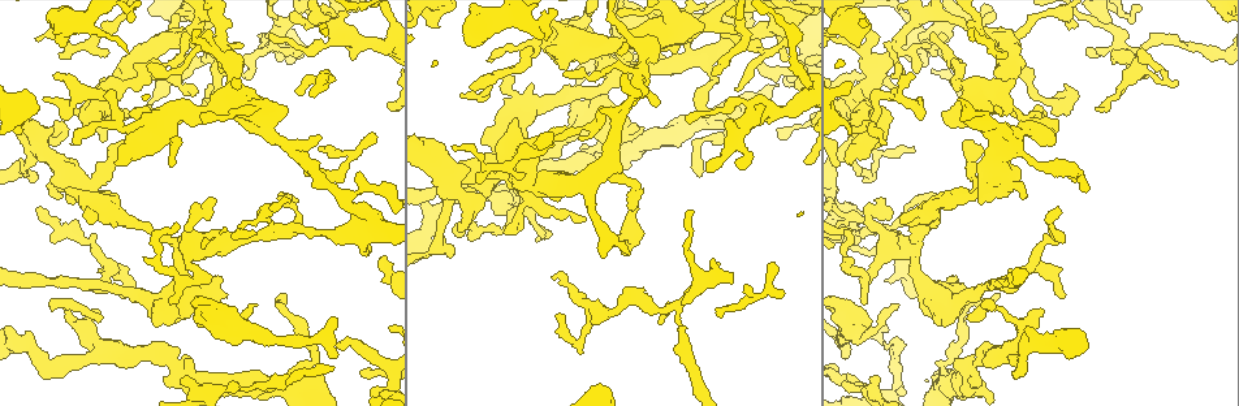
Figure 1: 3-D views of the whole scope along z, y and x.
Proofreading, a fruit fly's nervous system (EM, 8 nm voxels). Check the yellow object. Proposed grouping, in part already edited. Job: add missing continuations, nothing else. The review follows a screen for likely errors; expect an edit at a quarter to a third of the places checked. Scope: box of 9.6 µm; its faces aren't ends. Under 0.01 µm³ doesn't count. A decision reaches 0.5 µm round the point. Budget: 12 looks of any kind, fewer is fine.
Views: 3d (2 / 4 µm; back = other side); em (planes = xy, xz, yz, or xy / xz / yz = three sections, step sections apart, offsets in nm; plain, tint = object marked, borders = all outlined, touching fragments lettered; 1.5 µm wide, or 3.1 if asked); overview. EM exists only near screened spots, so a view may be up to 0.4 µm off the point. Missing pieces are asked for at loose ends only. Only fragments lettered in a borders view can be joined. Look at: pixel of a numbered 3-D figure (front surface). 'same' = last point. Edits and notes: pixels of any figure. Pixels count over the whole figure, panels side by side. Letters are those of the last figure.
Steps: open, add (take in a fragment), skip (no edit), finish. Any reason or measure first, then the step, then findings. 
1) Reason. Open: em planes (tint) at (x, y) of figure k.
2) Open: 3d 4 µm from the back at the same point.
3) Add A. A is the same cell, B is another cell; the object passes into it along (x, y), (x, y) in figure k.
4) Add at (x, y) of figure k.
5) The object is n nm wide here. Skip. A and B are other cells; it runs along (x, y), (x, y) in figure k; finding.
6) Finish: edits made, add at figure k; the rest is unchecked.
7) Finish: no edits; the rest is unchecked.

Branch stops here. Open: 3d 2 µm at (999, 296) of figure 1.

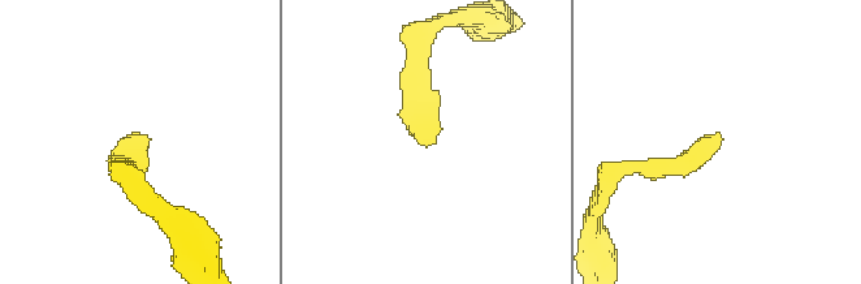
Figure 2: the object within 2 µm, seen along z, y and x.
Open: em planes (borders) at (427, 147) of figure 2.

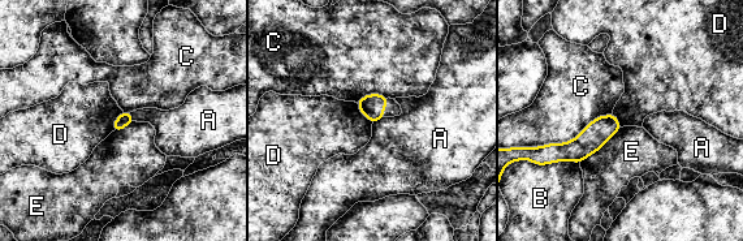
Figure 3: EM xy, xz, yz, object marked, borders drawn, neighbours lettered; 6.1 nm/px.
Skip. A, B, C, D and E are other cells; a border runs along (384, 116), (374, 123) in figure 3; no lettered fragment goes on from it.

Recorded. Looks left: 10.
Branch stops here. Open: em xz step 8 (tint) at (1100, 109) of figure 1.

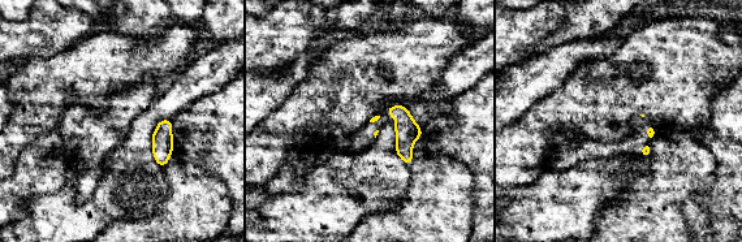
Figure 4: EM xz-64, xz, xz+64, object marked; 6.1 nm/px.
Cut it another way. Open: em planes (borders) at the same point.

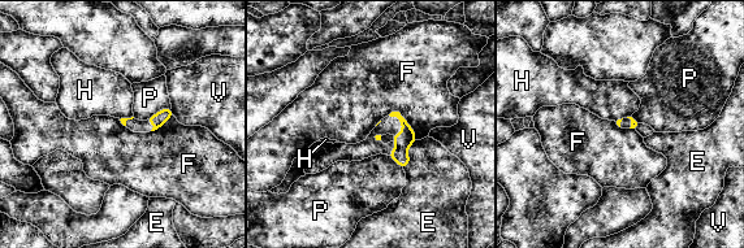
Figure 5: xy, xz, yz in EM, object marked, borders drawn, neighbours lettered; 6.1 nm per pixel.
Skip. E, F, H, P and V are other cells; a border runs along (388, 114), (398, 112), (418, 139) in figure 5; none of them fits.

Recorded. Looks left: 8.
An open end. Open: 3d 2 µm at (1041, 316) of figure 1.

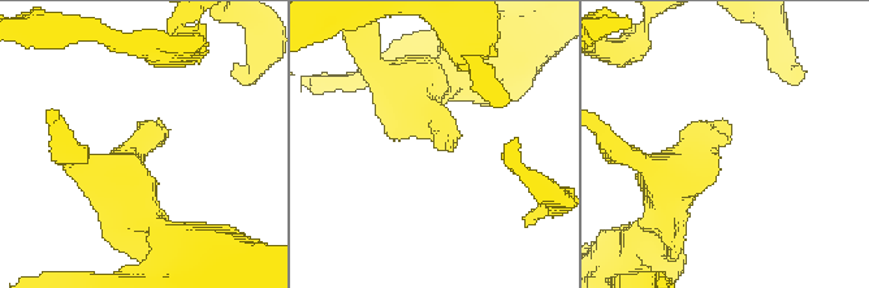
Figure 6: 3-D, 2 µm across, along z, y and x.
Need the tissue. Open: em planes (borders) at (728, 141) of figure 6.

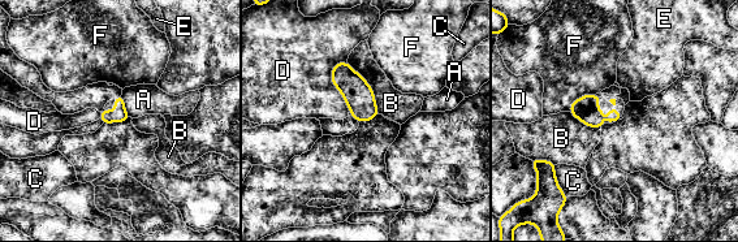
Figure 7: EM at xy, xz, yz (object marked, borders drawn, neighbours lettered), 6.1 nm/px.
The longest contact is with B, 380 nm. Skip. A, B, C, D, E and F are other cells; a border runs along (121, 94), (124, 108), (129, 116) in figure 7; no lettered fragment goes on from it.

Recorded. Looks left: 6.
Open: 3d 4 µm from the back at (1027, 194) of figure 1.

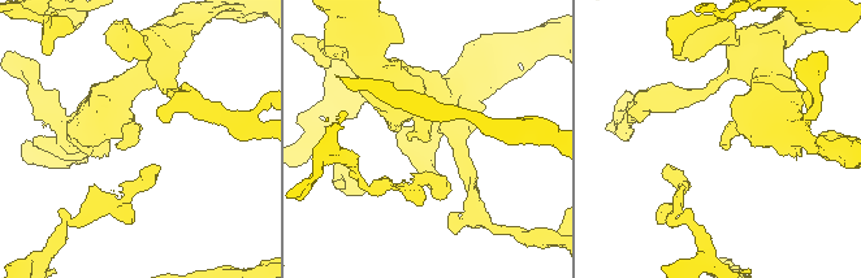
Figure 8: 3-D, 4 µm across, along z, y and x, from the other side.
Need the tissue. Open: em planes (borders) at (722, 148) of figure 8.

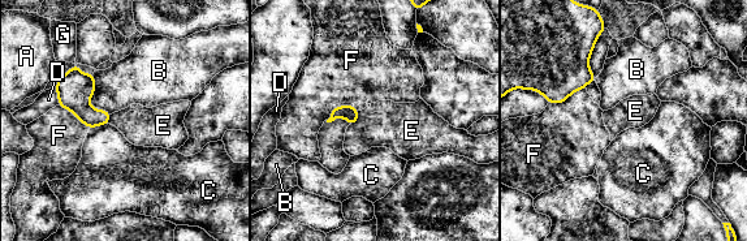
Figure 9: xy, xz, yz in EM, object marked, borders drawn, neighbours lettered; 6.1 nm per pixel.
Skip. A, B, C, D, E, F and G are other cells; a border runs along (358, 111), (358, 119), (349, 125) in figure 9; none of them fits.

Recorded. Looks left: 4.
Stops while still wide. Open: em yz step 8 (borders) at (116, 166) of figure 1.

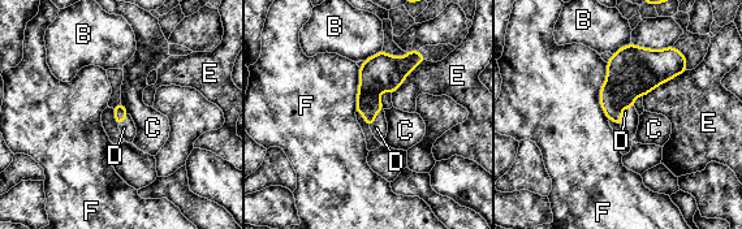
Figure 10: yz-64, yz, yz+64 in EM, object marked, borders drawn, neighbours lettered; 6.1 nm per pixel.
Cut it another way. Open: em planes (borders) at the same point.

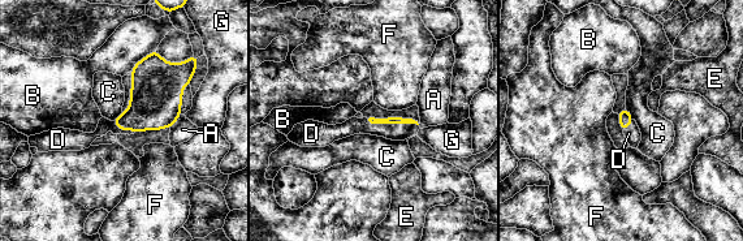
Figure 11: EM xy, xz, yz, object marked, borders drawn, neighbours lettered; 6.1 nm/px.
Add at (396, 132) of figure 11. D is the same cell, A, B, C, E, F and G are other cells; the object passes into it along (387, 120), (393, 123), (396, 132) in figure 11; the neuron continues.

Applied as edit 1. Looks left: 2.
Finish: edits made, add at figure 11; the rest is unchecked.

